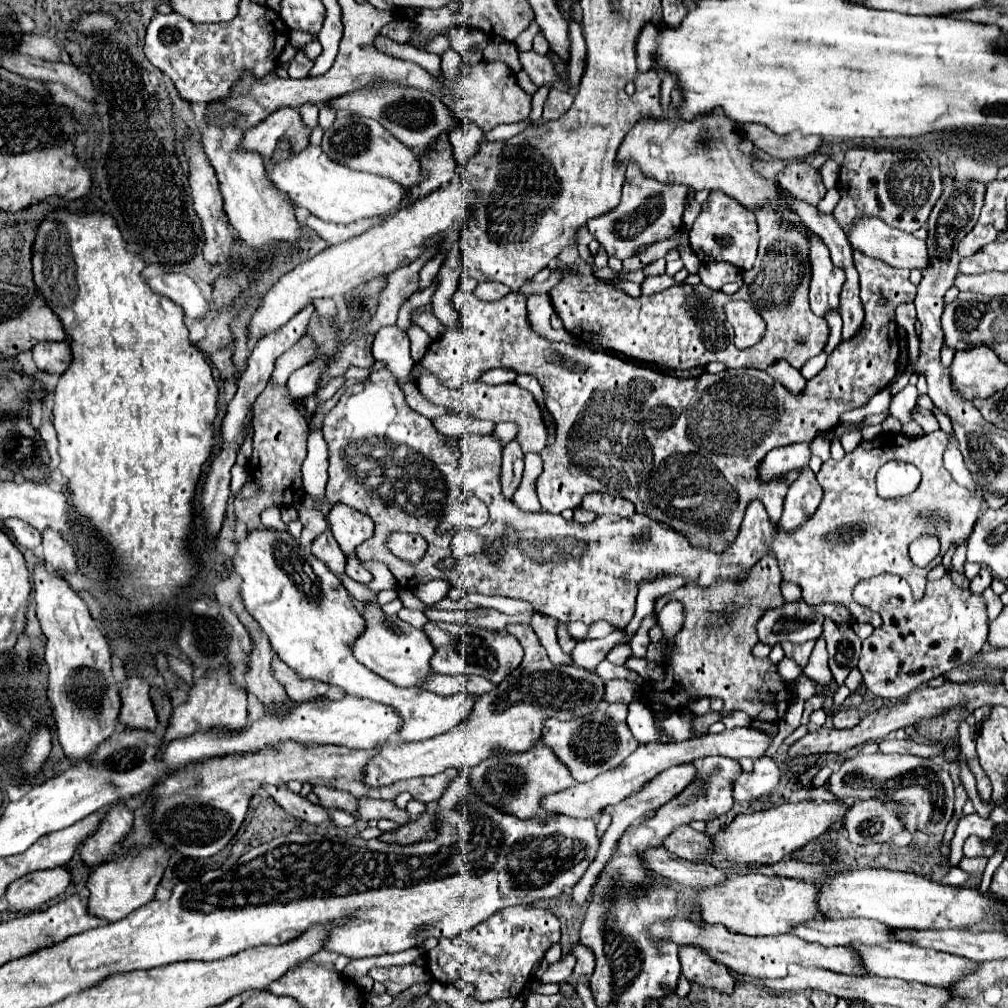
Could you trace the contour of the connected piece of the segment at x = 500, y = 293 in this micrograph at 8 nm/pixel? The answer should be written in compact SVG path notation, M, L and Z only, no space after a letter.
M486 281L486 283L478 283L476 289L474 289L474 295L482 301L498 301L502 299L504 295L508 295L508 287L502 285L502 283L496 283L496 281Z

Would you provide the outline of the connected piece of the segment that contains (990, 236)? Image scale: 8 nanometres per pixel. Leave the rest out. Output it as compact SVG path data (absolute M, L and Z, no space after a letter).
M976 225L960 243L958 243L958 253L960 257L970 257L978 249L982 249L986 243L994 241L1000 235L1000 231L994 229L994 225Z

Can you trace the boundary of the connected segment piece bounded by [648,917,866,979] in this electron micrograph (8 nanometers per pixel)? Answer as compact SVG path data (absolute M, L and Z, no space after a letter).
M676 917L672 923L654 923L648 933L652 939L672 939L678 945L682 943L702 945L708 949L710 957L714 957L716 961L722 961L728 969L740 975L750 975L750 977L760 977L760 979L766 979L766 977L782 979L788 975L788 967L794 963L802 967L822 967L822 969L848 973L848 975L866 975L866 969L864 969L864 963L858 951L850 947L824 947L818 943L808 943L808 941L802 941L800 937L794 937L792 933L774 935L774 937L750 937L750 935L734 933L726 929L724 925L700 927L680 917Z

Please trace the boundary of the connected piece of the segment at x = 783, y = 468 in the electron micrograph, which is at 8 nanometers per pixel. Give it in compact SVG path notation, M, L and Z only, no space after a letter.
M794 443L794 445L772 449L758 465L760 481L768 483L768 481L780 477L782 473L788 473L802 465L808 465L808 461L810 461L808 443Z

